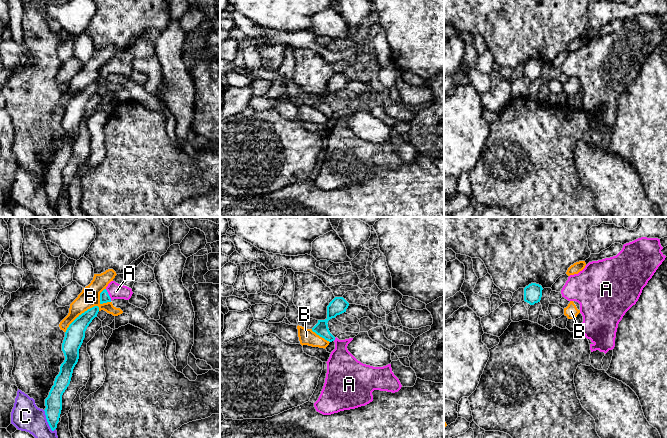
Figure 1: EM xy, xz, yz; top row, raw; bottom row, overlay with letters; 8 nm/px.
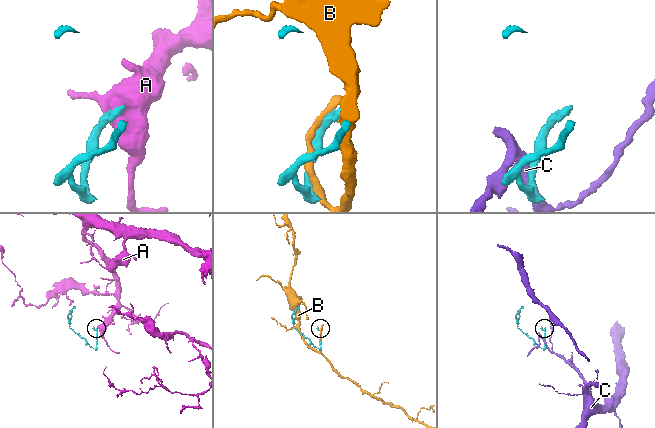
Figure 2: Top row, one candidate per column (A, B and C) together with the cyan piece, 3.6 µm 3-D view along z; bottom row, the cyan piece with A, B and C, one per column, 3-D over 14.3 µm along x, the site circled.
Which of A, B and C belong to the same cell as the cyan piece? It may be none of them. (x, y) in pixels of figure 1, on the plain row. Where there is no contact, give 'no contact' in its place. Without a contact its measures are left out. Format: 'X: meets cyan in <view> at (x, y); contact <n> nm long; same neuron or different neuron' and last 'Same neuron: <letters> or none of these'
A: meets cyan in xy at (108, 71); contact 110 nm long; same neuron
B: meets cyan in xy at (81, 90); contact 340 nm long; different neuron
C: meets cyan in xy at (47, 197); contact 190 nm long; different neuron
Same neuron: A

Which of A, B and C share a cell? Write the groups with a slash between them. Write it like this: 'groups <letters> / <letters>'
groups A / B / C

